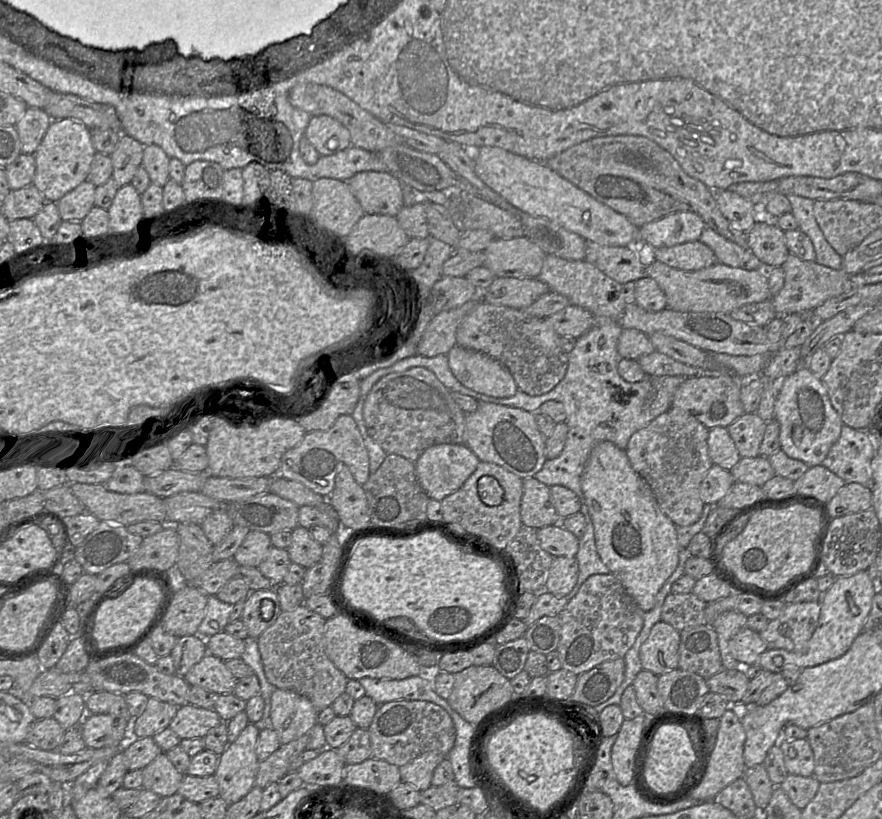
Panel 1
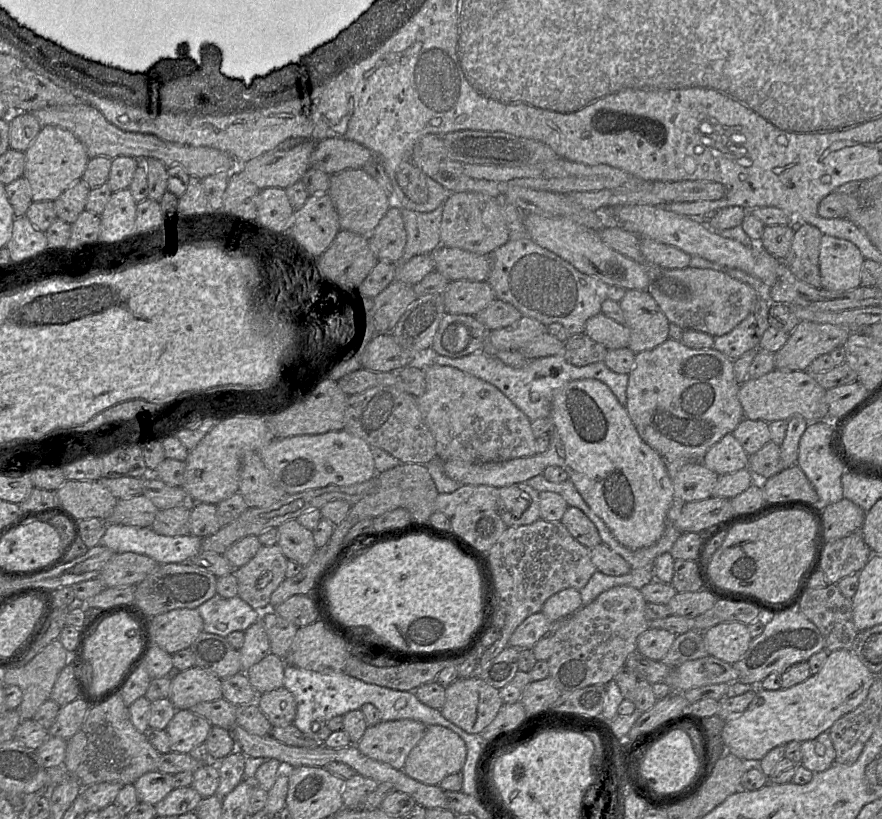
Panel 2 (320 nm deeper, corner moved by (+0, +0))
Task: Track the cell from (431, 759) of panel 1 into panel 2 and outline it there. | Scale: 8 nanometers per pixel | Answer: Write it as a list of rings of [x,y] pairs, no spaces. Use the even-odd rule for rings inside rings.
[[[430,725],[409,753],[402,770],[411,778],[422,783],[439,785],[447,776],[462,771],[466,757],[466,744],[458,734],[441,725]]]

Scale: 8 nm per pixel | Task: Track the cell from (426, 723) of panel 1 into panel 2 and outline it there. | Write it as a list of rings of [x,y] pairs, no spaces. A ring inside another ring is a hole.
[[[411,719],[382,721],[368,726],[356,746],[372,759],[403,769],[409,753],[424,736],[426,729],[424,723]]]

